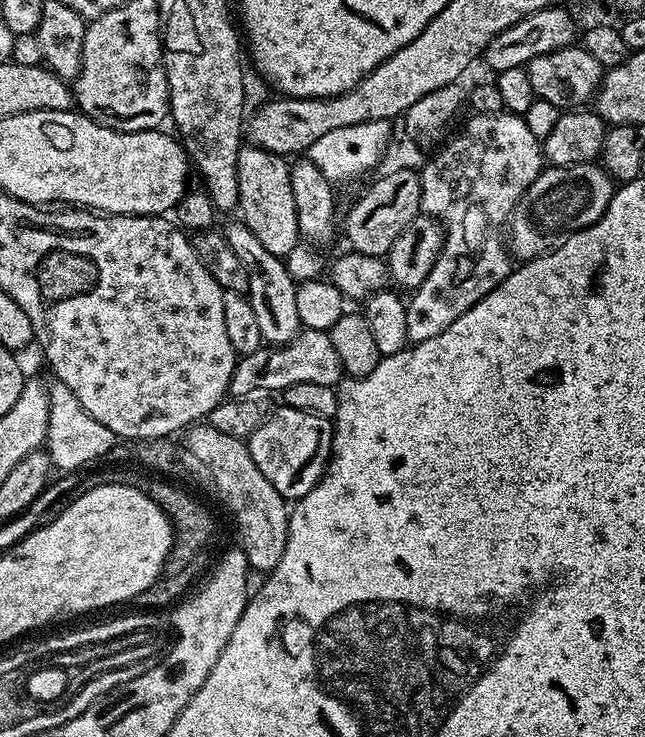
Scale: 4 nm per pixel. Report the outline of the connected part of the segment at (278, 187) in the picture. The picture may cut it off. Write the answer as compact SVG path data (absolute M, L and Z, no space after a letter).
M241 147L238 154L238 194L240 195L239 215L242 223L270 250L270 254L286 258L290 250L301 243L298 230L298 210L294 206L294 190L290 164L285 157L276 156L261 148Z

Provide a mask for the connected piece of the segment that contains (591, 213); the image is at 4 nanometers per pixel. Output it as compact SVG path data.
M599 163L545 167L524 191L506 224L506 244L517 261L532 260L557 248L571 232L581 232L604 215L614 181Z

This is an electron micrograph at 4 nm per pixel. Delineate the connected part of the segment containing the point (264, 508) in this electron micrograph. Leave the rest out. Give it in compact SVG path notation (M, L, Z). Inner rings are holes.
M207 422L197 423L186 432L186 447L193 461L208 468L220 496L226 507L232 511L236 519L236 528L240 531L240 544L249 569L256 574L269 574L282 562L282 554L288 541L289 501L284 499L274 486L254 466L254 458L250 458L250 450L245 441L234 438L230 434L222 434L222 430L214 430Z

